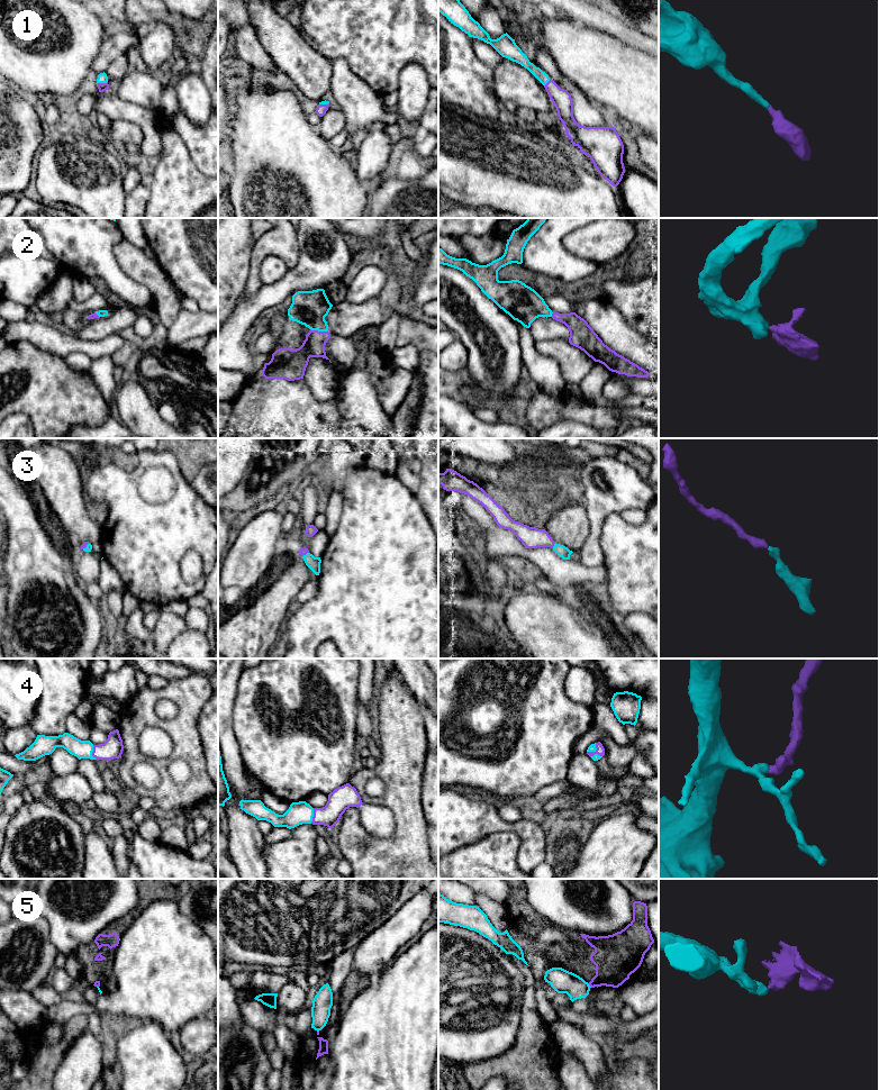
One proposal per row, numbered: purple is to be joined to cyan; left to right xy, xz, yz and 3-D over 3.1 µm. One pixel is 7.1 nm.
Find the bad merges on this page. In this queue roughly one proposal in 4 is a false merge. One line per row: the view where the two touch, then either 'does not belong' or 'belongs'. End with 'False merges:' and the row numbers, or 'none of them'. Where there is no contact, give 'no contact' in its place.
1: meets cyan in xy; belongs
2: meets cyan in xz; belongs
3: meets cyan in yz; belongs
4: meets cyan in xy; belongs
5: meets cyan in yz; does not belong
False merges: 5

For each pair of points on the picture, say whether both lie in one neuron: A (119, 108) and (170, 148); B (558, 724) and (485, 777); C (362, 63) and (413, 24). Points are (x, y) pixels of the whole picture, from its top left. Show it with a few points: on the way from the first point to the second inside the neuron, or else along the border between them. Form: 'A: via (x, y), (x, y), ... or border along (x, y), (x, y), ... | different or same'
A: border along (161, 125), (161, 153), (152, 162) | different
B: via (540, 728), (503, 763) | same
C: via (374, 51), (400, 25) | same

